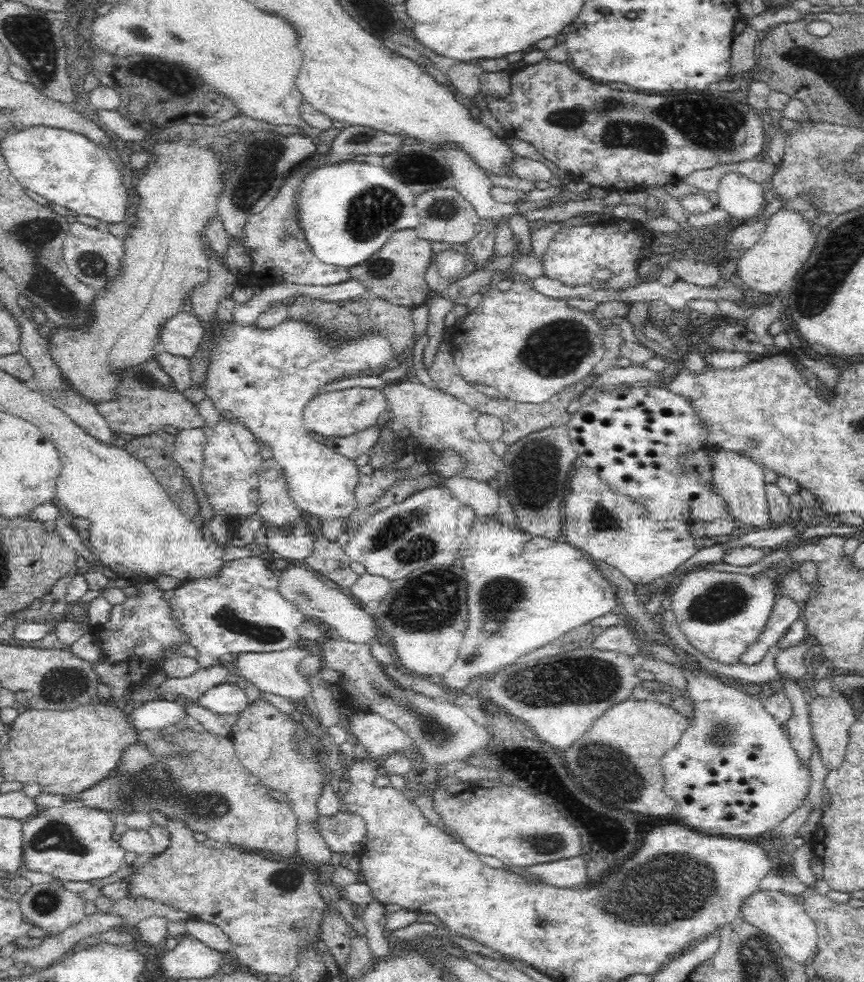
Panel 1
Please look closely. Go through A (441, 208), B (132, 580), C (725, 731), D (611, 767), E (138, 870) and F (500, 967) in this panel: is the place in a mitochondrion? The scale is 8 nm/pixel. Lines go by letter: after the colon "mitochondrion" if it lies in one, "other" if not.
A: mitochondrion
B: other
C: mitochondrion
D: mitochondrion
E: other
F: other

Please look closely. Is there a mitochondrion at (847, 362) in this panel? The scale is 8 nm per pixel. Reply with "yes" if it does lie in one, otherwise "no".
no

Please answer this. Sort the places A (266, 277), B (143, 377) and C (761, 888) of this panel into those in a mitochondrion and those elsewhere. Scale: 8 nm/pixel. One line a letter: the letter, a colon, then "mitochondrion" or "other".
A: other
B: mitochondrion
C: other

